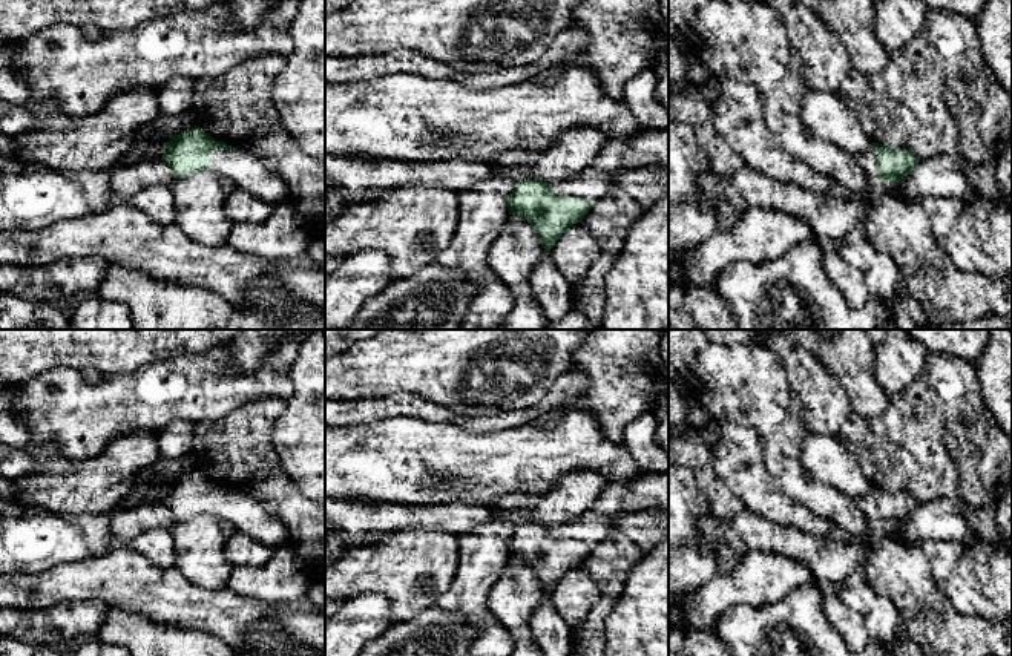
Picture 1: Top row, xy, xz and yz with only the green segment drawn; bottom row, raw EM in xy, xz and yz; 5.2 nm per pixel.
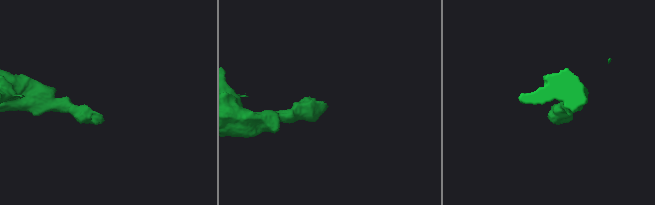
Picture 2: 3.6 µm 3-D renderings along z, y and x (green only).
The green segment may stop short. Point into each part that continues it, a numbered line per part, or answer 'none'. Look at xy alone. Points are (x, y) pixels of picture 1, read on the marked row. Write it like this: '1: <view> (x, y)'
1: xy (243, 170)

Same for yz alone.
1: yz (867, 161)

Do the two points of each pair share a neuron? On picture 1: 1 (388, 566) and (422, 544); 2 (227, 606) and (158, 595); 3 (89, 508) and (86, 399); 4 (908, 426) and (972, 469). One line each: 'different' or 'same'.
1: same
2: same
3: different
4: same

